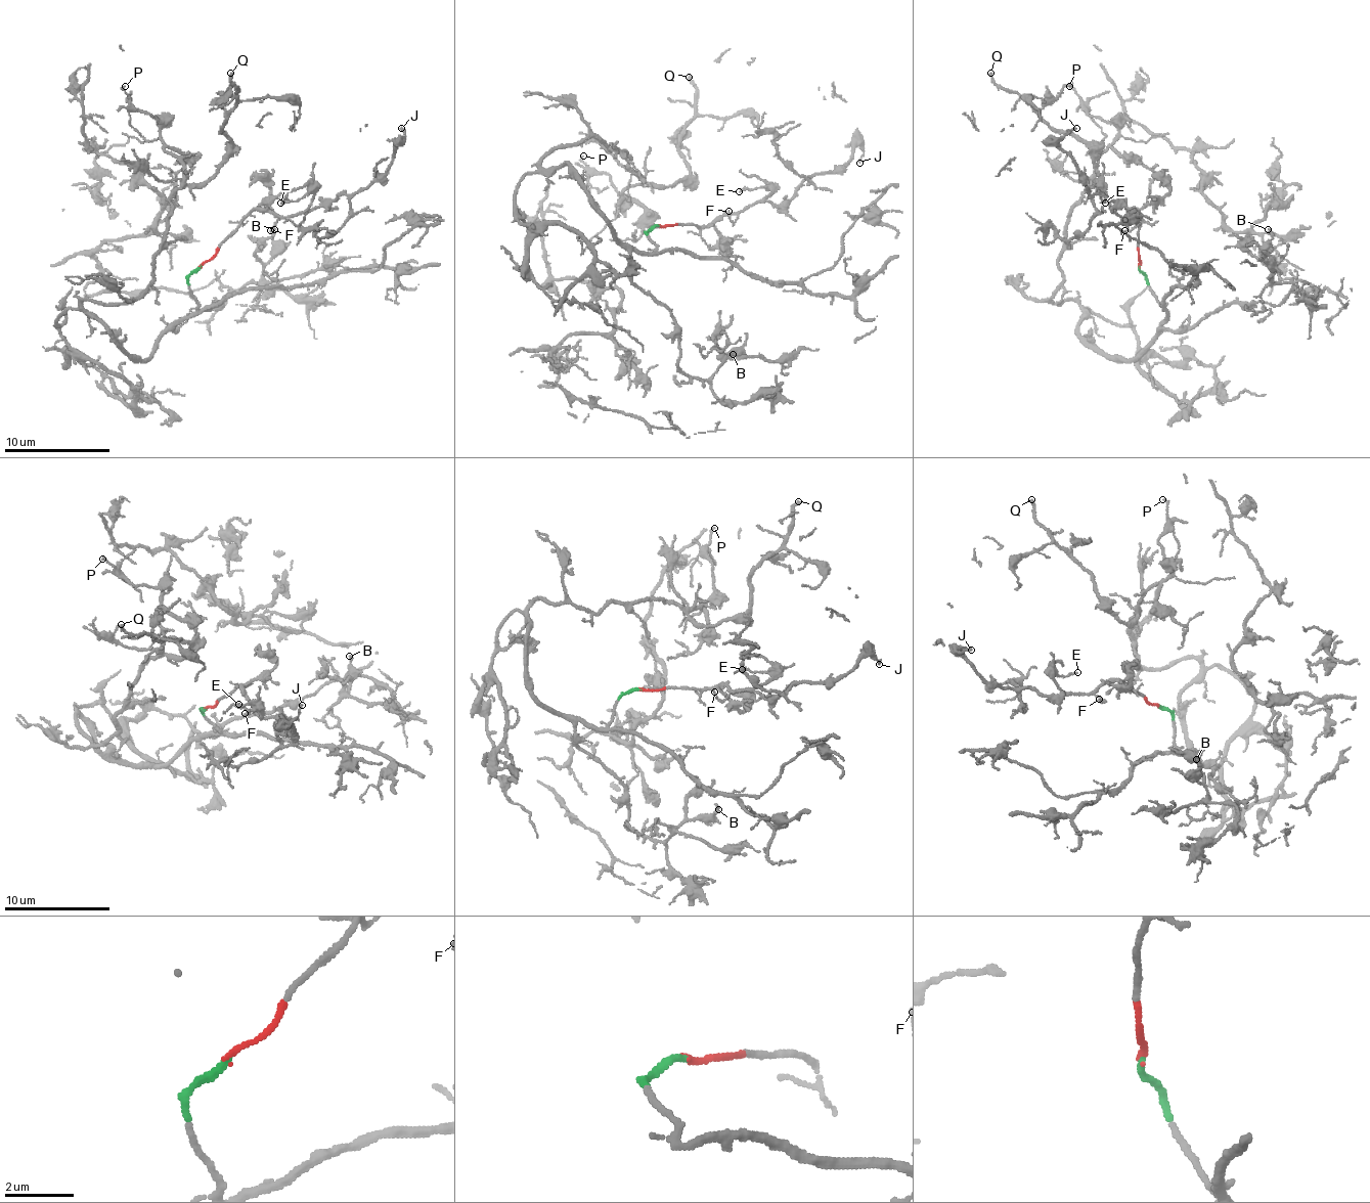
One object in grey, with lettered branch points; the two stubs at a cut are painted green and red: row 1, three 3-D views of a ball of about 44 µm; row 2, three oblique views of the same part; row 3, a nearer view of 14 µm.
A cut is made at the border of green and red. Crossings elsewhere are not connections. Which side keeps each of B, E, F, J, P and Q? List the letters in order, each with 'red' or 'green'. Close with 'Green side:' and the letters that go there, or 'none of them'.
B: green
E: red
F: red
J: red
P: green
Q: green
Green side: B, P, Q

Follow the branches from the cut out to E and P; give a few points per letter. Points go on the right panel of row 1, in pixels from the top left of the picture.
E: (1140, 265), (1140, 215), (1133, 210), (1121, 218), (1101, 193), (1106, 202)
P: (1140, 265), (1164, 326), (1111, 358), (1079, 333), (1074, 300), (1050, 297), (1066, 218), (1116, 135), (1069, 85)

